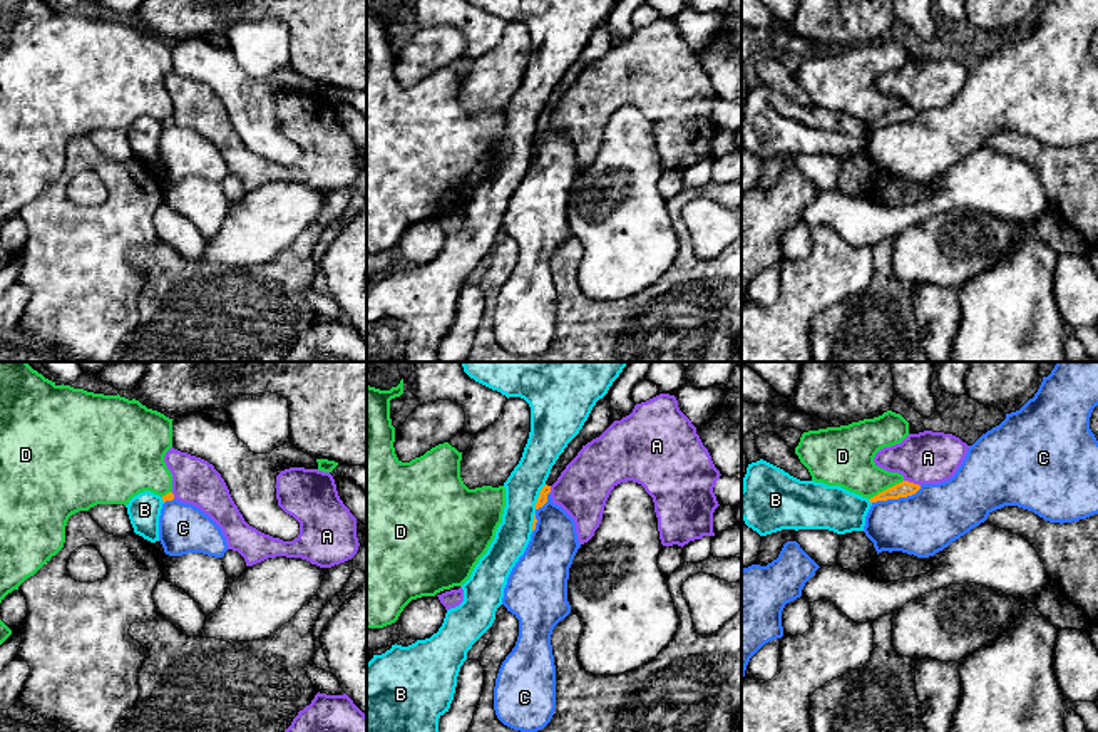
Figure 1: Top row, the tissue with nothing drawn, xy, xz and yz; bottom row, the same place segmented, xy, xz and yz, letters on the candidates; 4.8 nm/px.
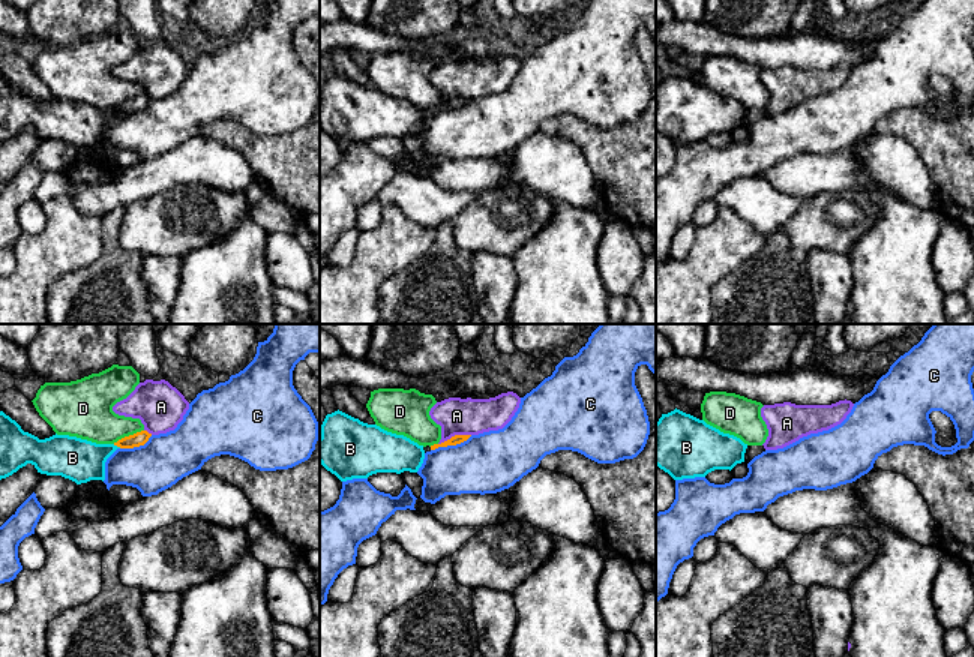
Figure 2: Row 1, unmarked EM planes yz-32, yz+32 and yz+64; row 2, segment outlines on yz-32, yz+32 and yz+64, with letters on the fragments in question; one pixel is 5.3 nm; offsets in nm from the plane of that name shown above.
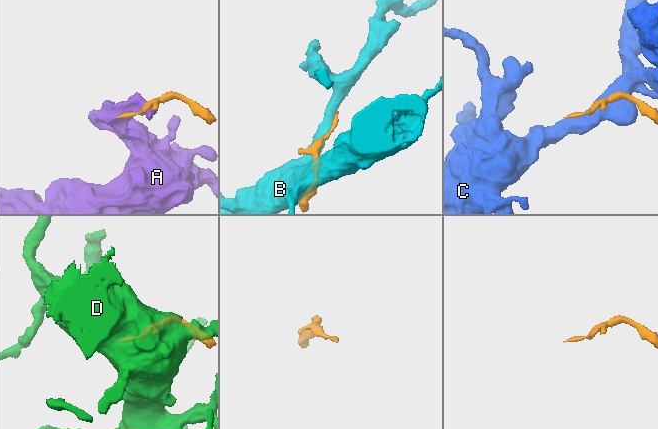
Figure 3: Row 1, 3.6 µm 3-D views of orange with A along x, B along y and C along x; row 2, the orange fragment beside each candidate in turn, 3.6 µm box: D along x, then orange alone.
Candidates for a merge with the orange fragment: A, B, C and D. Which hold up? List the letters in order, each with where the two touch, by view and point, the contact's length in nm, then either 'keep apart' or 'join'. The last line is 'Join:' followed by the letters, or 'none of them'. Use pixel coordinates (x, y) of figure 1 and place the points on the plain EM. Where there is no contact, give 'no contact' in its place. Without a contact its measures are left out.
A: yz (913, 108) | 90 nm | keep apart
B: xz (539, 121) | 130 nm | keep apart
C: yz (896, 123) | 260 nm | keep apart
D: yz (886, 114) | 190 nm | keep apart
Join: none of them

